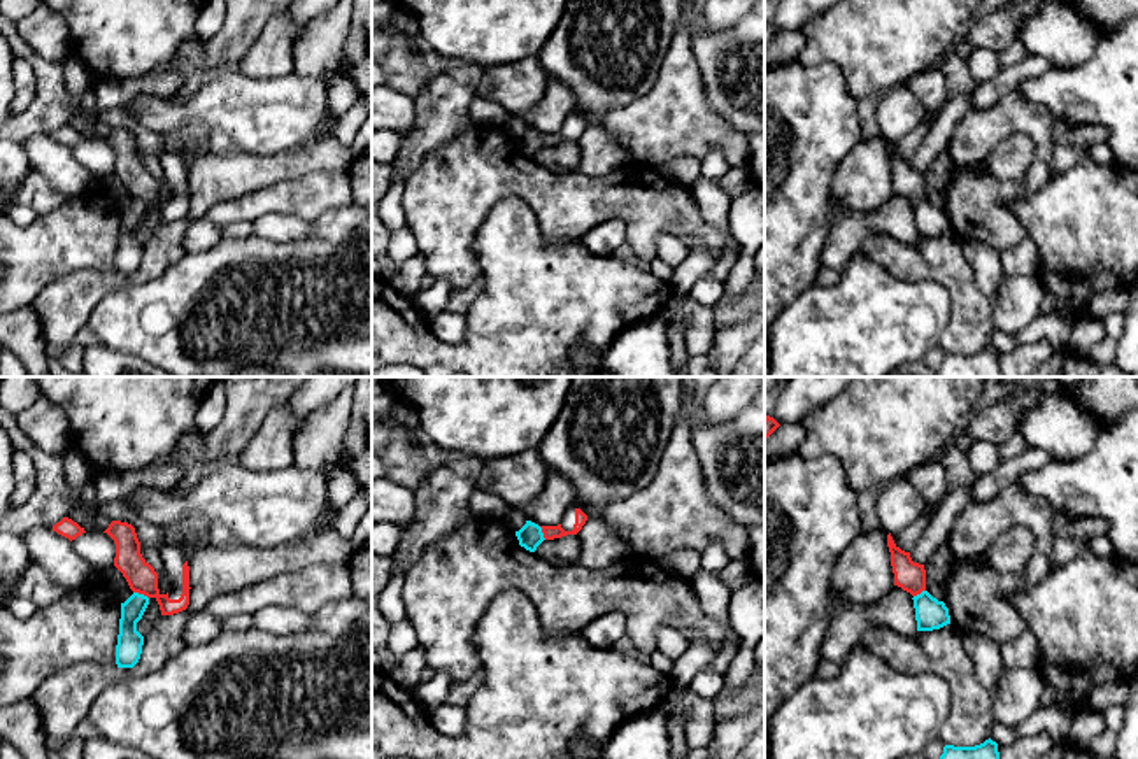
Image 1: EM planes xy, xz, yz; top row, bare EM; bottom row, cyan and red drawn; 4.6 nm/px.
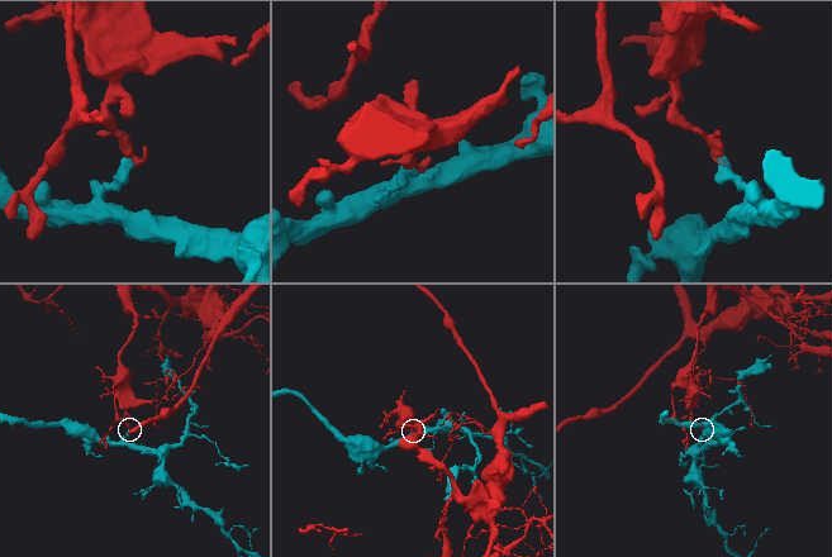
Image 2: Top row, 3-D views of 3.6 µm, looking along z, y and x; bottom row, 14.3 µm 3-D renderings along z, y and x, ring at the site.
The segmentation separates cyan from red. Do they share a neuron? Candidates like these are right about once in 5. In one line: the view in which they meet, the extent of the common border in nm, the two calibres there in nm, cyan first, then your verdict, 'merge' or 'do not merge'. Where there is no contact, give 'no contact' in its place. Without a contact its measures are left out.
meets cyan in xy; contact 80 nm long; 120 nm thick on the cyan side, 140 nm on the other; do not merge

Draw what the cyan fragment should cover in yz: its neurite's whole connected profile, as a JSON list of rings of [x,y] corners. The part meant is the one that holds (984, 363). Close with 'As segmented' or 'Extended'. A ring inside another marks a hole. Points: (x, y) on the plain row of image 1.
[[[991,345],[975,354],[945,352],[938,377],[1003,377],[998,351]]]. As segmented

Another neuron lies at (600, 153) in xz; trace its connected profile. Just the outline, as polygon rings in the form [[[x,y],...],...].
[[[587,124],[577,144],[580,161],[575,174],[600,177],[635,161],[633,153],[598,124]]]

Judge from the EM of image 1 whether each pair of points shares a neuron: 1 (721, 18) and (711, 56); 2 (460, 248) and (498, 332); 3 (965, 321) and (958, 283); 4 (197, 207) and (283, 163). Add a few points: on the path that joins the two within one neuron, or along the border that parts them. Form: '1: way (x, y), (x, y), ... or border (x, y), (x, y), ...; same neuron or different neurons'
1: border (744, 18), (723, 30), (709, 30), (705, 27); different neurons
2: border (476, 235), (476, 255), (483, 276); different neurons
3: way (965, 312), (963, 291); same neuron
4: way (218, 186), (228, 176), (262, 170); same neuron

